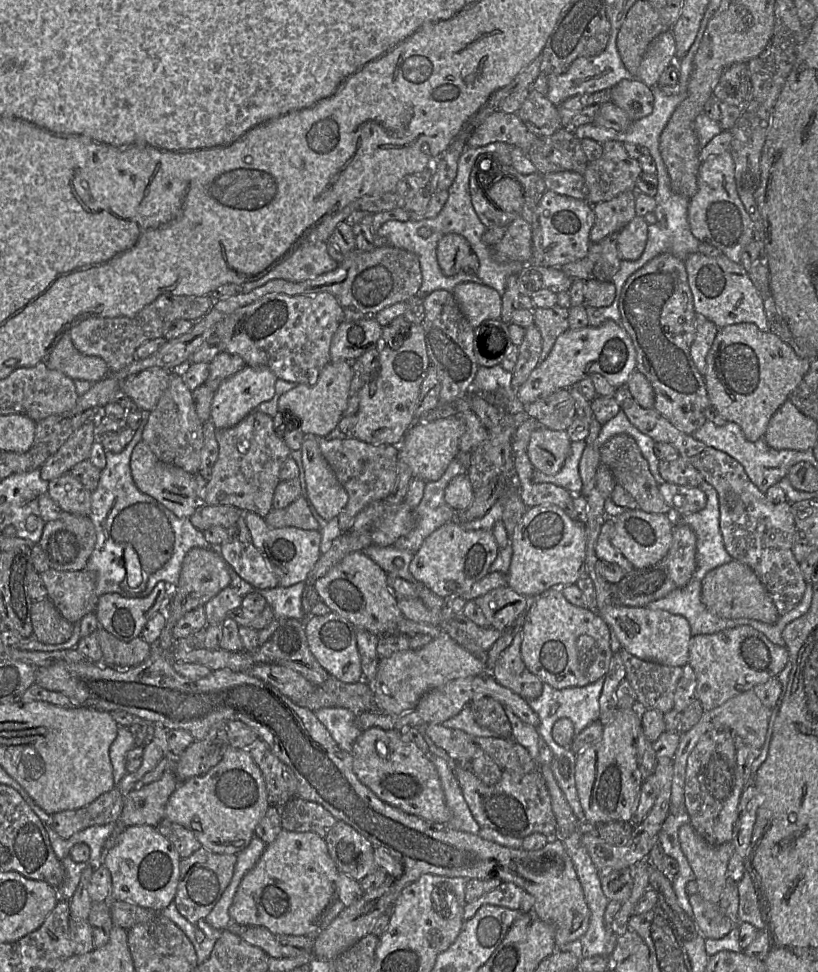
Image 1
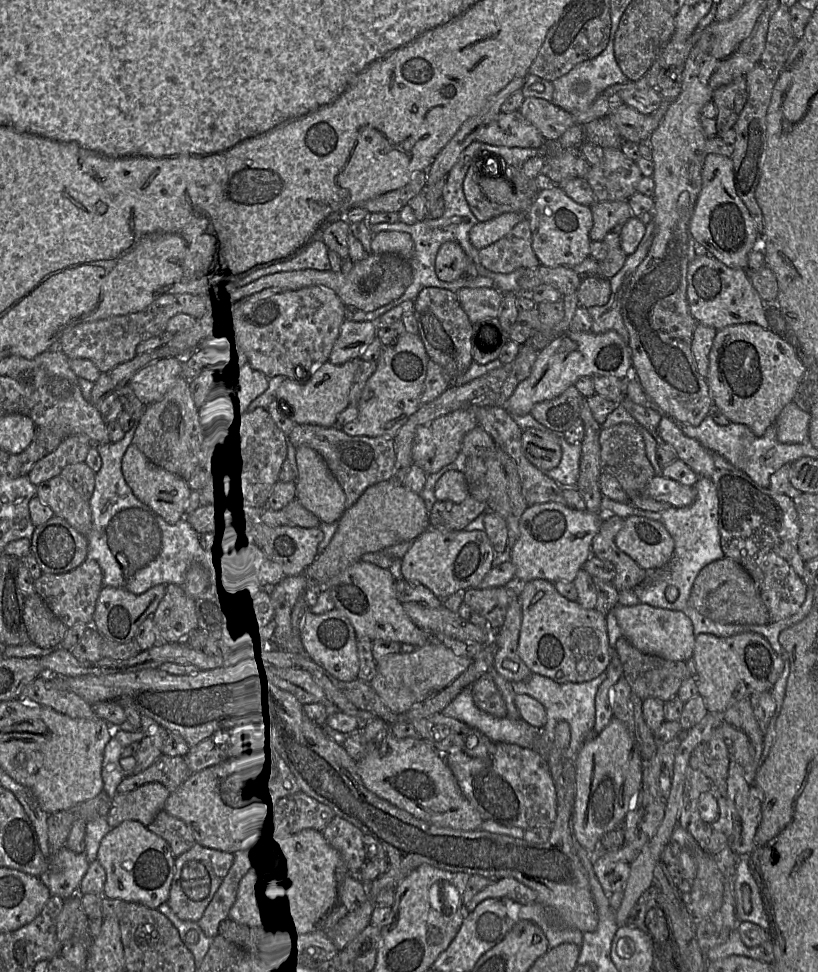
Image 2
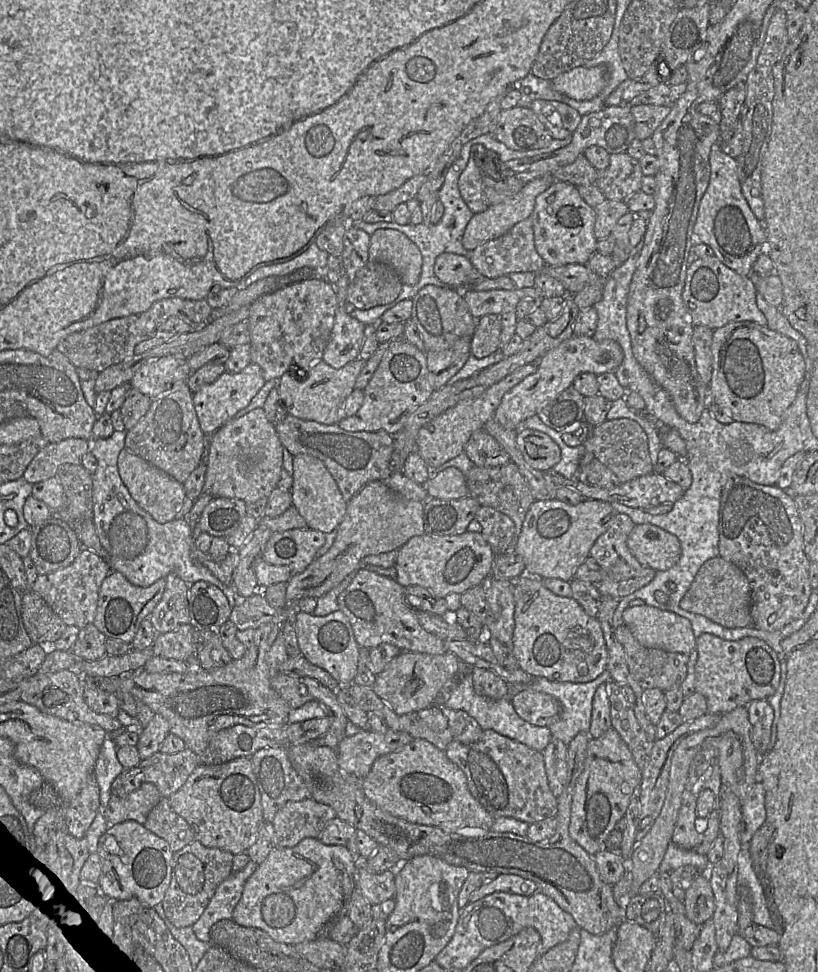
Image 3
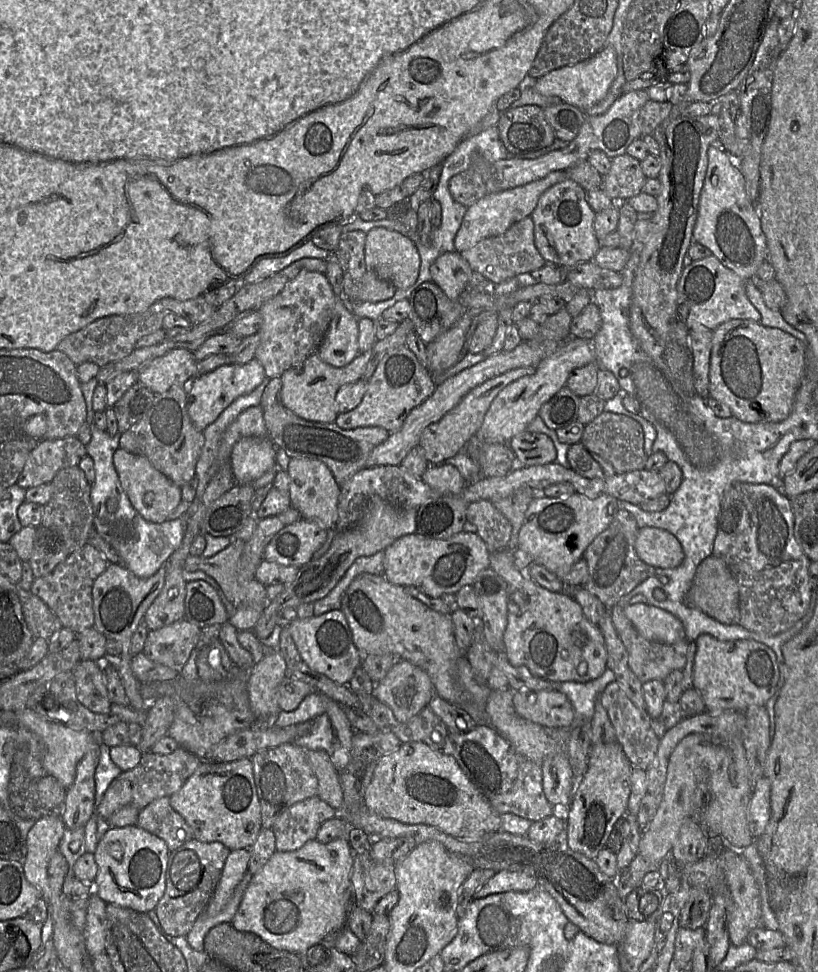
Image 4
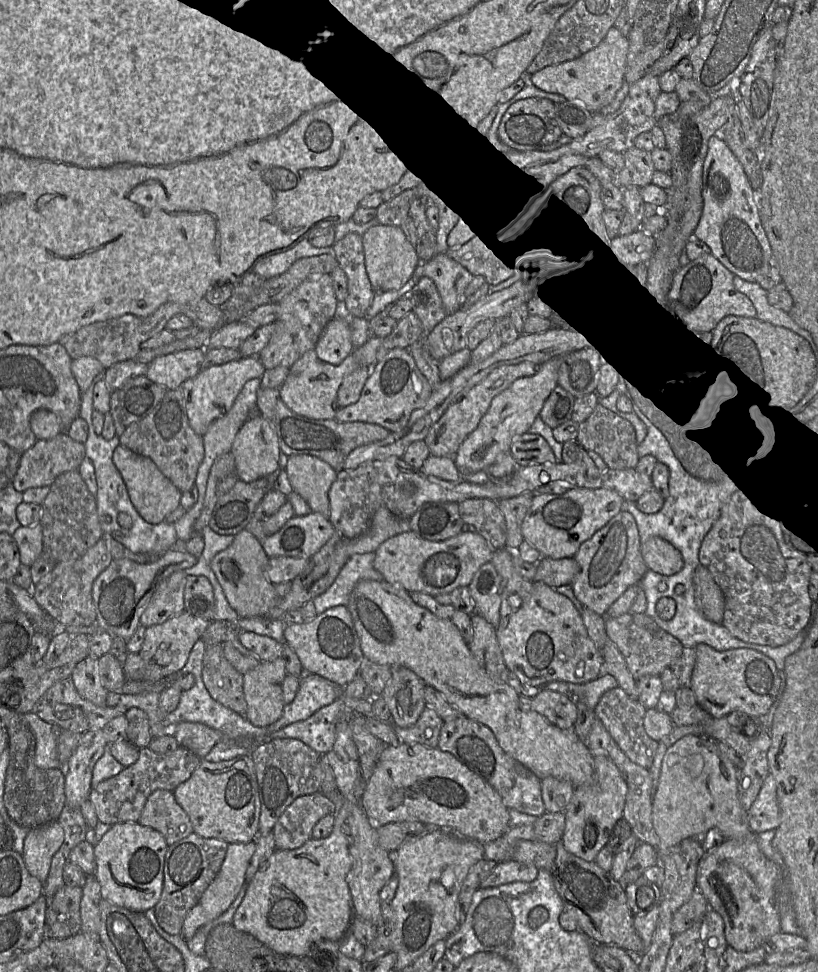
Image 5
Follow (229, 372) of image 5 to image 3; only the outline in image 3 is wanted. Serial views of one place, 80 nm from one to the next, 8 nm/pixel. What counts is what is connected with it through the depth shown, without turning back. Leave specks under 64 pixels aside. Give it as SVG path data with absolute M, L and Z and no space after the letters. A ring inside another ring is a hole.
M251 362L237 373L224 371L214 382L202 386L193 393L193 403L204 434L212 435L230 421L240 410L245 409L265 384L261 367Z

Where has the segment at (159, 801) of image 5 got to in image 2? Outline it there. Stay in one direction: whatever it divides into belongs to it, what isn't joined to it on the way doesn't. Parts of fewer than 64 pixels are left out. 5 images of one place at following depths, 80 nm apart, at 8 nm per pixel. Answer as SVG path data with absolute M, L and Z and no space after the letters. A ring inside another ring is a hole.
M164 809L156 815L147 828L167 841L175 857L185 853L196 843L185 822L170 815Z

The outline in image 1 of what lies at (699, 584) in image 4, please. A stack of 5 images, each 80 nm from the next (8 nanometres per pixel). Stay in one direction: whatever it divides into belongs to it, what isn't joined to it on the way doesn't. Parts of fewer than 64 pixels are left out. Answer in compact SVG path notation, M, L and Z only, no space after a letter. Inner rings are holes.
M737 560L718 566L704 576L701 601L709 612L725 619L748 618L772 624L779 618L771 597L755 572Z

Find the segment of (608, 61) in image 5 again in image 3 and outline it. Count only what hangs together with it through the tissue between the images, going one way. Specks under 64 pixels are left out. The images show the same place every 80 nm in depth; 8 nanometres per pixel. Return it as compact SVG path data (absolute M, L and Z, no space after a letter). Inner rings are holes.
M606 65L579 66L552 80L553 88L563 95L578 100L591 100L606 86L610 70Z

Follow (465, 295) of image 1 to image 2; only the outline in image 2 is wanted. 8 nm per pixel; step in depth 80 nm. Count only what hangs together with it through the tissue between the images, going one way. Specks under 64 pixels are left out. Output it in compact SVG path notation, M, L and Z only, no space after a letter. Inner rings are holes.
M461 288L456 292L458 300L472 324L499 317L503 293L495 288Z

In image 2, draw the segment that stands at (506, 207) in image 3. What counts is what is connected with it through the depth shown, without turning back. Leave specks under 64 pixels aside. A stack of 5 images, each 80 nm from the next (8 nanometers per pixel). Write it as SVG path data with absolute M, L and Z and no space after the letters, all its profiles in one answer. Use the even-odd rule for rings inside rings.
M507 212L491 220L478 222L470 229L469 240L474 248L480 250L504 237L524 218L526 214Z

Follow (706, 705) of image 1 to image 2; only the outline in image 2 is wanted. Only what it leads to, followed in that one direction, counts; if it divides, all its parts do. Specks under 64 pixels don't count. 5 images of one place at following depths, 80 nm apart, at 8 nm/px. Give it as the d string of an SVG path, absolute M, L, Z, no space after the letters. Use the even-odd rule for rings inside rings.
M740 633L729 637L699 634L695 638L692 660L695 666L698 694L703 698L708 712L723 712L738 701L754 693L771 691L783 671L783 660L769 642L757 633Z

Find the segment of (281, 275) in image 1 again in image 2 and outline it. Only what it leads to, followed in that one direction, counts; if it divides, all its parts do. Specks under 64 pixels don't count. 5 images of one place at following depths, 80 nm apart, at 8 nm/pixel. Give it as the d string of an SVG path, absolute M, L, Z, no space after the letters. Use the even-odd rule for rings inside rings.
M320 237L309 240L301 250L291 257L291 260L261 268L251 274L245 281L252 282L268 274L305 269L320 271L329 271L331 269L328 248Z

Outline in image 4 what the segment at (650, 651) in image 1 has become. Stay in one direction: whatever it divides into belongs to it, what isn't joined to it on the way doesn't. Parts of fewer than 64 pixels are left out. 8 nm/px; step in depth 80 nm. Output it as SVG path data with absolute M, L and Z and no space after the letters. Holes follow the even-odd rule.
M637 603L624 607L624 614L637 632L648 640L669 645L685 640L682 622L668 611Z

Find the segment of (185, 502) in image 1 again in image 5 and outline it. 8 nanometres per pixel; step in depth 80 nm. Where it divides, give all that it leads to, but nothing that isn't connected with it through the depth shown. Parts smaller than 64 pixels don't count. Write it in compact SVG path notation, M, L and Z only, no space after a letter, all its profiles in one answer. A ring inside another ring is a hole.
M118 445L114 449L112 461L126 485L134 508L146 522L159 524L165 520L168 514L180 506L182 492L158 469L149 457Z

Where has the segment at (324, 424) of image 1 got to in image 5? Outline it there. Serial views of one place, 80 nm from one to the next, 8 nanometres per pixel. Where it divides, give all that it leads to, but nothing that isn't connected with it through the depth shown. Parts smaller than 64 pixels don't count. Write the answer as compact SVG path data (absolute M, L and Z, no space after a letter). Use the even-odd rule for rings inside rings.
M371 335L363 346L355 349L339 365L320 360L314 349L305 352L289 368L289 373L280 388L281 400L300 416L312 419L335 419L336 412L340 409L337 405L337 392L343 379L358 368L374 366L382 339Z

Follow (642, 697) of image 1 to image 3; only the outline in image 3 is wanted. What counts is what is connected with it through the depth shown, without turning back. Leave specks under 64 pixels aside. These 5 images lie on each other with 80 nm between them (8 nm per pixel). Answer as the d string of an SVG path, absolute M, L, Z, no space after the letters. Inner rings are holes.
M625 624L616 627L614 634L624 649L630 674L643 690L658 688L666 692L674 687L681 686L687 676L689 655L642 646Z

